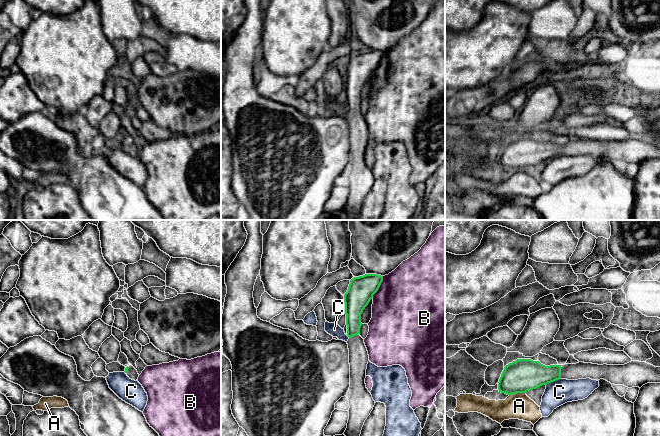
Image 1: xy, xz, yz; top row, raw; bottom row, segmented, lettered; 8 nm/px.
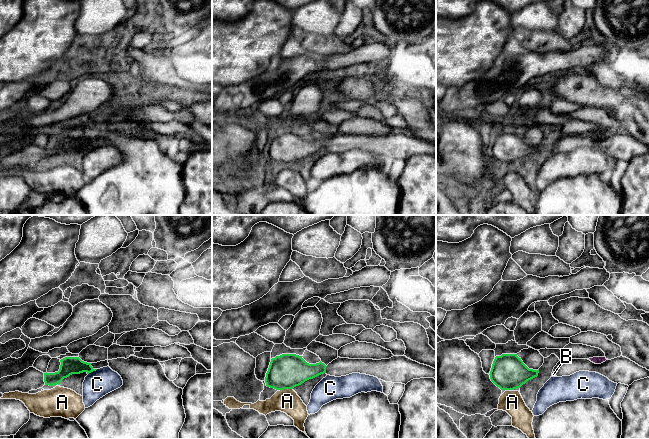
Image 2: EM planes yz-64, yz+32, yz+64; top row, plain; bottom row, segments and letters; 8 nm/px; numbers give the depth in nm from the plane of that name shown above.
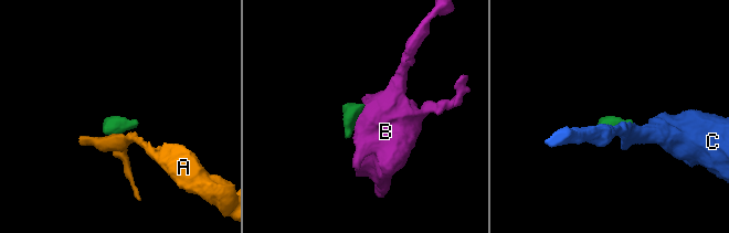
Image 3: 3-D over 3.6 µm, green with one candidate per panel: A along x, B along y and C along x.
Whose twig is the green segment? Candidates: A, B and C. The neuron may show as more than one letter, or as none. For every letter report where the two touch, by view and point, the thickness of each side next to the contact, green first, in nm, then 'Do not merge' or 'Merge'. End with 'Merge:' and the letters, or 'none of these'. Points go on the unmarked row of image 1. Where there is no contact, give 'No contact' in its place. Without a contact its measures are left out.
A: Touches green at yz (517, 168). Thickness 260 nm (green) against 200 nm. Do not merge
B: Touches green at xz (379, 62). Thickness 220 nm (green) against 500 nm. Do not merge
C: Touches green at yz (553, 157). Thickness 260 nm (green) against 200 nm. Do not merge
Merge: none of these

